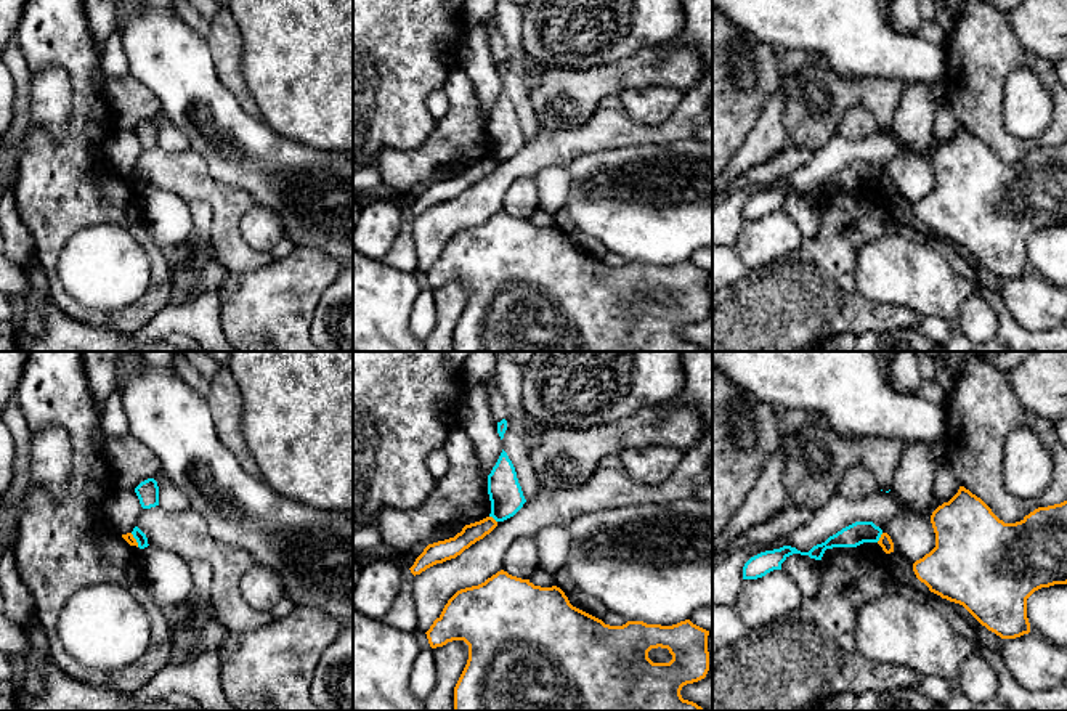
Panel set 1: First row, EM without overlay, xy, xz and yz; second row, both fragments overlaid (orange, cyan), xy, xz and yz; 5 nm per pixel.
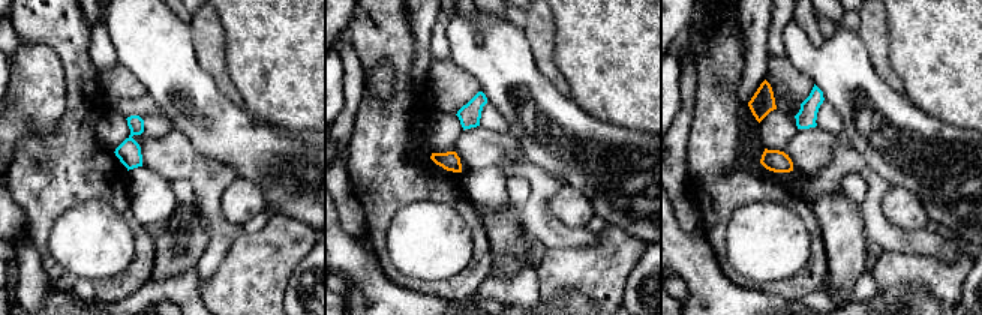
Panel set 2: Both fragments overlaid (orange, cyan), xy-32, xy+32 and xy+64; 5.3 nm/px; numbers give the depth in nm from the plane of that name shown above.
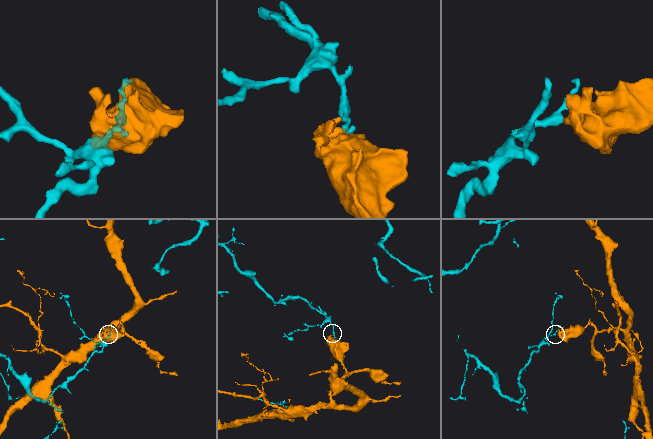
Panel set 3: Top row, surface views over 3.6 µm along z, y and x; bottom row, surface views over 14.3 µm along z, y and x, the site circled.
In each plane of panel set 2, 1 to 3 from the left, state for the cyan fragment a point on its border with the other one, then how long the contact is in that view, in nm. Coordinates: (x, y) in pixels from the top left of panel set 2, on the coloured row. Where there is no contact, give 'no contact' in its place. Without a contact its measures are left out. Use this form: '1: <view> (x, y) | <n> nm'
1: no contact
2: no contact
3: no contact

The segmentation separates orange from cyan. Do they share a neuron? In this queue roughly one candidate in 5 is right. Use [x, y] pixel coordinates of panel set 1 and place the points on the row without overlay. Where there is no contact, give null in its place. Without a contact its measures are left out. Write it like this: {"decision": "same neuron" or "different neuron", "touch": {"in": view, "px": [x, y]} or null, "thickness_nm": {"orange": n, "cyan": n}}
{"decision": "different neuron", "touch": {"in": "yz", "px": [880, 178]}, "thickness_nm": {"orange": 70, "cyan": 120}}

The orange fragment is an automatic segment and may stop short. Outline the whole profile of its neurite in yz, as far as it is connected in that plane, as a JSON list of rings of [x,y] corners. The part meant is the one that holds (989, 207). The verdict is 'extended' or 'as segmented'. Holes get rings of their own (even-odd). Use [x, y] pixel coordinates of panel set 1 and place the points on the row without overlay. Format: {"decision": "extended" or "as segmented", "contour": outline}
{"decision": "as segmented", "contour": [[[964,127],[939,146],[931,164],[935,188],[913,204],[916,218],[931,233],[963,246],[1001,279],[1030,273],[1027,239],[1041,228],[1067,225],[1067,141],[1038,148],[1020,162],[1004,164]]]}

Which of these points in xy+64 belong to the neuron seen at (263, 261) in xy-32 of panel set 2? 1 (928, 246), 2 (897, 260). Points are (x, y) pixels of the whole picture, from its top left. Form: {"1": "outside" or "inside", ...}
{"1": "outside", "2": "inside"}

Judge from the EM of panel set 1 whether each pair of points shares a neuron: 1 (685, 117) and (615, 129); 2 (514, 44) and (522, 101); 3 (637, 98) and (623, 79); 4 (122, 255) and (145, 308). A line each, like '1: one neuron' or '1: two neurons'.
1: one neuron
2: one neuron
3: two neurons
4: two neurons

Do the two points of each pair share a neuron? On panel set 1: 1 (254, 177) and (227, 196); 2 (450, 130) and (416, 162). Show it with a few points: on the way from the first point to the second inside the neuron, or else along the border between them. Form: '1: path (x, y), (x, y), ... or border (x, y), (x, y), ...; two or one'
1: border (207, 166), (217, 180), (244, 190), (255, 203); two
2: path (442, 135), (424, 154); one

